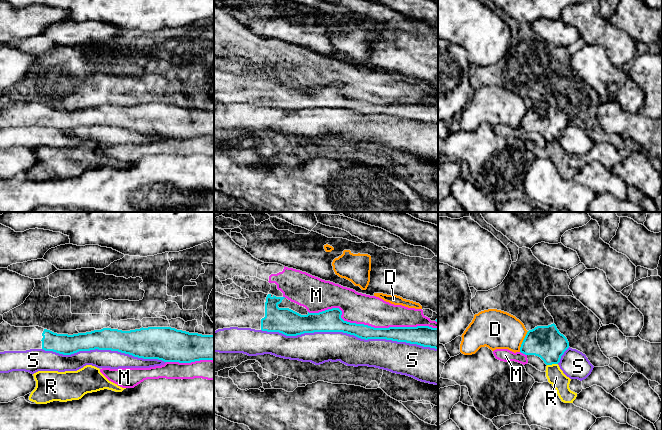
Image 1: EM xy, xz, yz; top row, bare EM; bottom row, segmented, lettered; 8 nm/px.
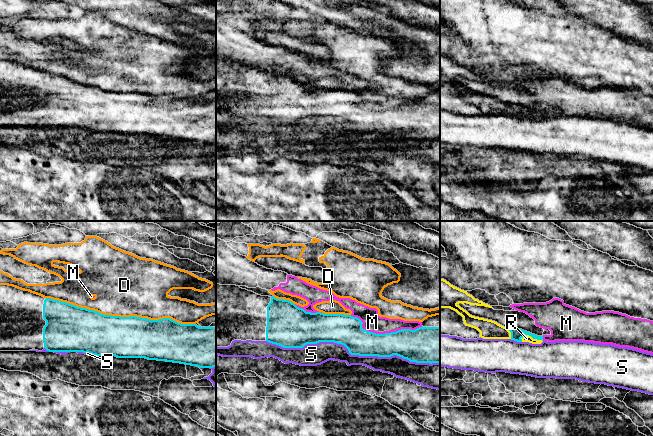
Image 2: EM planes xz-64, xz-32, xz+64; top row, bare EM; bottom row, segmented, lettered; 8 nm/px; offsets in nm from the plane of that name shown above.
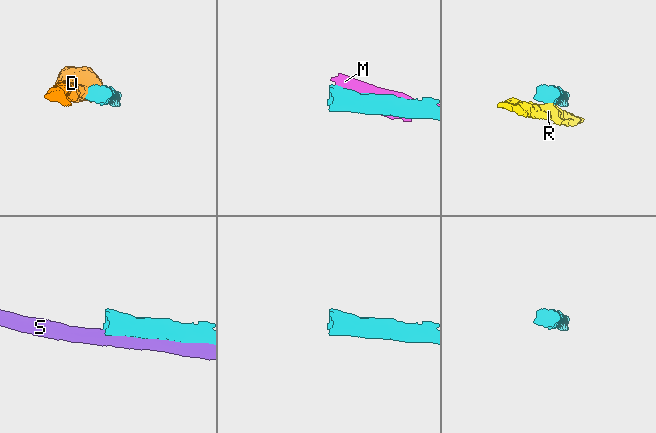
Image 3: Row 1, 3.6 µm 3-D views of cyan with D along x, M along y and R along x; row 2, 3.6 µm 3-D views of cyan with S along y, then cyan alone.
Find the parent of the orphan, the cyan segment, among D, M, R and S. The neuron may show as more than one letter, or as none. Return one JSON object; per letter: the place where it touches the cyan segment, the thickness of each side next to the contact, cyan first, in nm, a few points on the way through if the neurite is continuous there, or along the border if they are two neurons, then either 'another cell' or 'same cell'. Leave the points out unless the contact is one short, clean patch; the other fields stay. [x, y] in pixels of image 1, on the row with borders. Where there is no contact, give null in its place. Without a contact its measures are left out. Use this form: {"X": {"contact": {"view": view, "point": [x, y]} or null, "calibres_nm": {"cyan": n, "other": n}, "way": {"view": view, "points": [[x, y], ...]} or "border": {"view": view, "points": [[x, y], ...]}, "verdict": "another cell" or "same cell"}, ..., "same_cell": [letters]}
{"D": {"contact": {"view": "yz", "point": [523, 341]}, "calibres_nm": {"cyan": 260, "other": 320}, "verdict": "another cell"}, "M": {"contact": {"view": "xz", "point": [370, 326]}, "calibres_nm": {"cyan": 130, "other": 240}, "verdict": "another cell"}, "R": {"contact": {"view": "yz", "point": [552, 363]}, "calibres_nm": {"cyan": 260, "other": 140}, "border": {"view": "yz", "points": [[557, 363], [547, 365]]}, "verdict": "another cell"}, "S": {"contact": {"view": "xz", "point": [349, 333]}, "calibres_nm": {"cyan": 180, "other": 240}, "verdict": "another cell"}, "same_cell": []}

